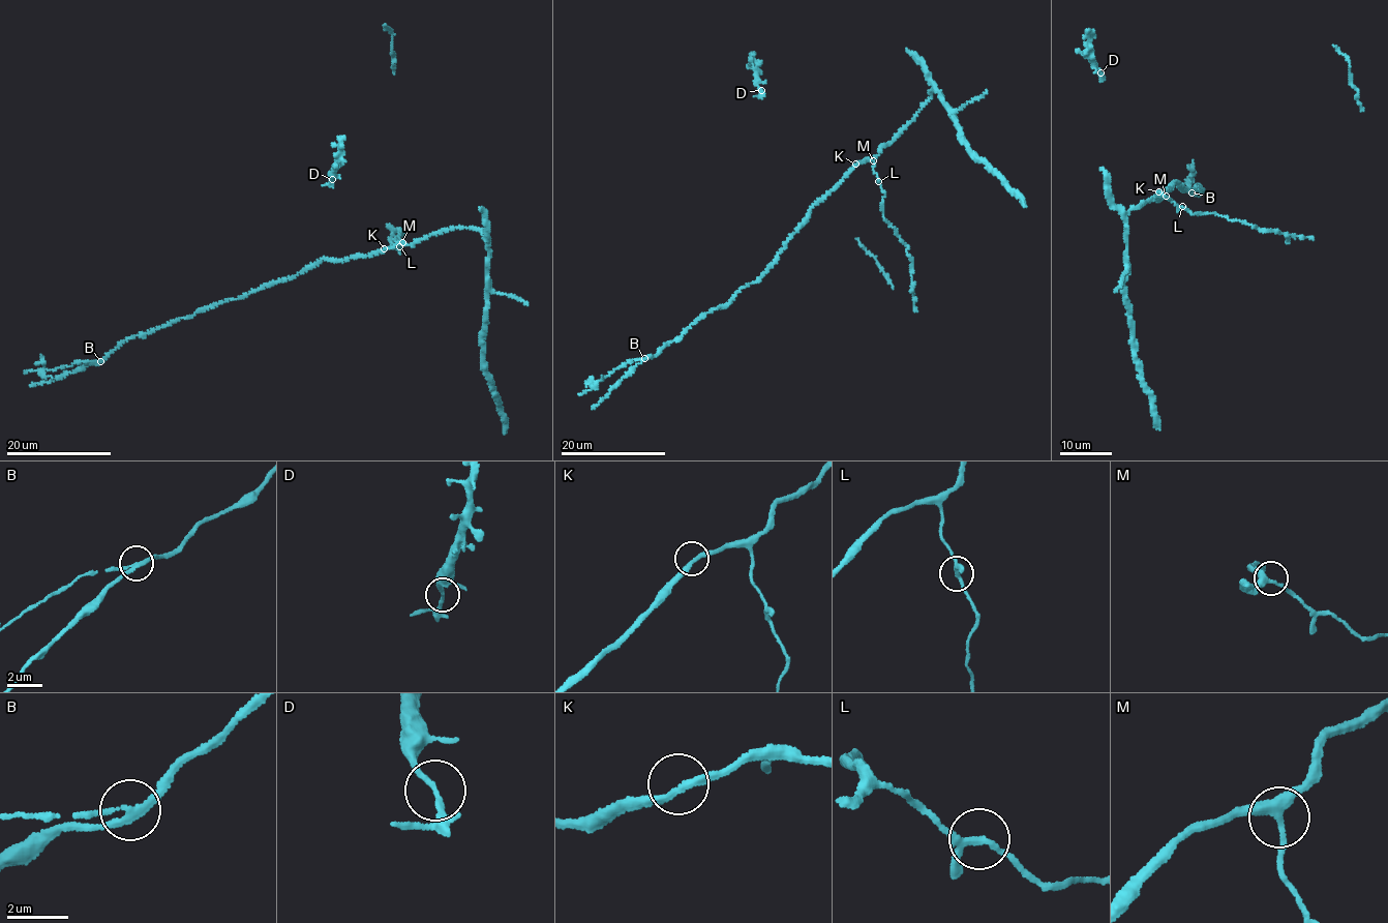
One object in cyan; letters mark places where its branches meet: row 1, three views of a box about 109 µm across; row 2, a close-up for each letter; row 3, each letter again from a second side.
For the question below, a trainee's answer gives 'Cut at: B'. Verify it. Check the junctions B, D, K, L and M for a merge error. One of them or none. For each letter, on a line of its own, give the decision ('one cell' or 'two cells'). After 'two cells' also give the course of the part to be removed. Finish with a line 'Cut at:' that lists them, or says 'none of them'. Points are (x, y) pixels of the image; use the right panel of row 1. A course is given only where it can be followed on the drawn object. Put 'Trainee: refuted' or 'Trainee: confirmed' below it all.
B: two cells | (1190, 191), (1187, 184), (1194, 171)
D: one cell
K: one cell
L: one cell
M: one cell
Cut at: B
Trainee: confirmed

